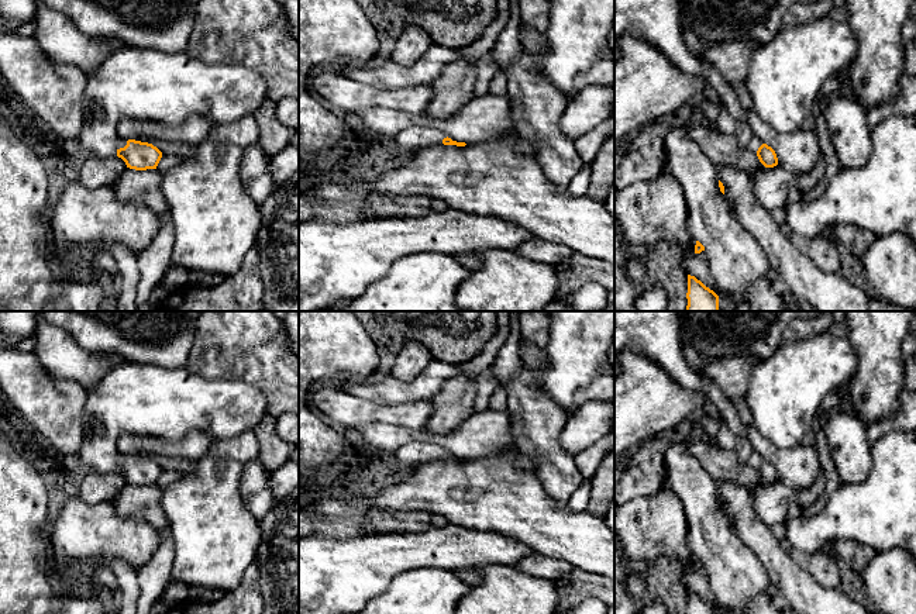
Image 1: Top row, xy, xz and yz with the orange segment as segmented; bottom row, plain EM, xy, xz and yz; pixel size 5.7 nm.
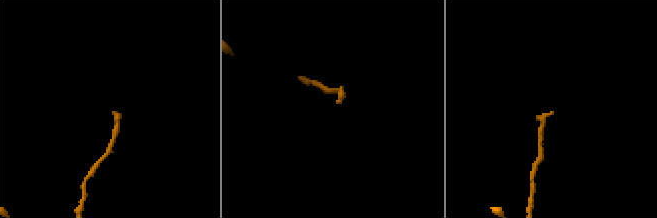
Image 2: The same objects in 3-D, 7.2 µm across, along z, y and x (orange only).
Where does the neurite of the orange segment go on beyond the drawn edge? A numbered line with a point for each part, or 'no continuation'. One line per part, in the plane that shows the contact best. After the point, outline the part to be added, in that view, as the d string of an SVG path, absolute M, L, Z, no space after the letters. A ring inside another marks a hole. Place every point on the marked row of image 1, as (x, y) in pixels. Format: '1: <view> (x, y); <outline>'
1: xy (133, 83); M123 45L114 51L87 79L86 121L79 135L80 144L96 158L117 156L117 151L127 145L118 132L123 120L147 120L165 124L179 124L192 115L206 117L214 125L233 123L252 115L266 99L266 83L258 72L242 65L206 63L192 58L187 52L163 52Z

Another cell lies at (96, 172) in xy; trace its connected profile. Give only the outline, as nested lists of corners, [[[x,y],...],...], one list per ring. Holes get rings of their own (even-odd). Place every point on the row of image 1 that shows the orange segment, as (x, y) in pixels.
[[[89,156],[79,169],[79,180],[89,189],[99,189],[114,184],[125,169],[125,162],[118,156]]]

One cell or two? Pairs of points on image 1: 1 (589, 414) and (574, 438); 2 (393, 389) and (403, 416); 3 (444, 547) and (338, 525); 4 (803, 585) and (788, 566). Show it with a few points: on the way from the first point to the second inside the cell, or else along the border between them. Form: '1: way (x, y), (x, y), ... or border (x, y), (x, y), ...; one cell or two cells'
1: way (589, 420), (579, 433); one cell
2: border (367, 399), (375, 403), (430, 400); two cells
3: border (374, 533), (340, 540); two cells
4: way (799, 580), (789, 571); one cell

